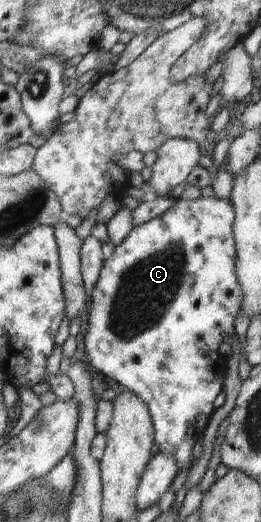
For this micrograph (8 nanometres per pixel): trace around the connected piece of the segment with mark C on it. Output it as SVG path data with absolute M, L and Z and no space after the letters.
M202 197L197 200L180 198L165 214L133 228L122 243L116 246L114 254L103 262L98 281L91 295L92 310L90 310L89 324L83 329L83 334L80 336L80 353L85 355L87 365L94 367L104 376L114 379L120 386L125 386L146 404L152 418L154 443L158 444L158 449L162 454L174 458L178 470L191 468L192 450L202 437L215 412L213 403L216 396L223 392L222 382L226 375L225 357L218 352L218 348L223 342L224 335L229 336L235 332L234 322L236 317L241 314L240 298L242 296L240 296L240 284L236 280L234 270L236 268L236 248L234 236L232 236L232 224L234 224L234 210L228 199Z

